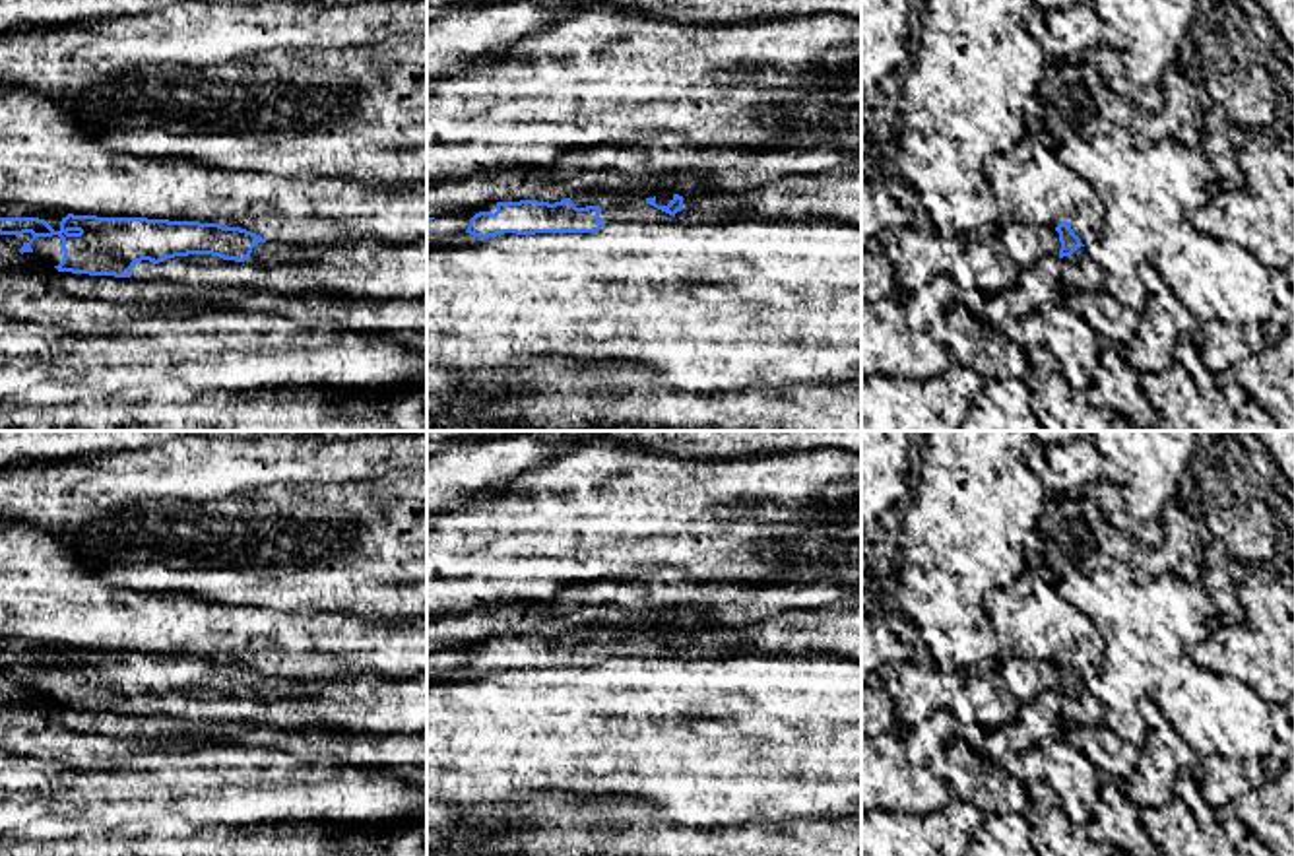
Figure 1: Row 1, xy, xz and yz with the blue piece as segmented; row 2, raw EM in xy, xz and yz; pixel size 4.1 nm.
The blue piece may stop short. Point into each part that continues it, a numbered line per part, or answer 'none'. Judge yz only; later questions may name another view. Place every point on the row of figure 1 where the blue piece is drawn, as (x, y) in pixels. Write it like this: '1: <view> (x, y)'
1: yz (1079, 274)

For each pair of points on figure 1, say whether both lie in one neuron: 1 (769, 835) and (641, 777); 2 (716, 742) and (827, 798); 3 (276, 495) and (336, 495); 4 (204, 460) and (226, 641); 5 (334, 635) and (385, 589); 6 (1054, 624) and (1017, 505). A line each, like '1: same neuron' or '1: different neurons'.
1: different neurons
2: same neuron
3: same neuron
4: different neurons
5: different neurons
6: different neurons

